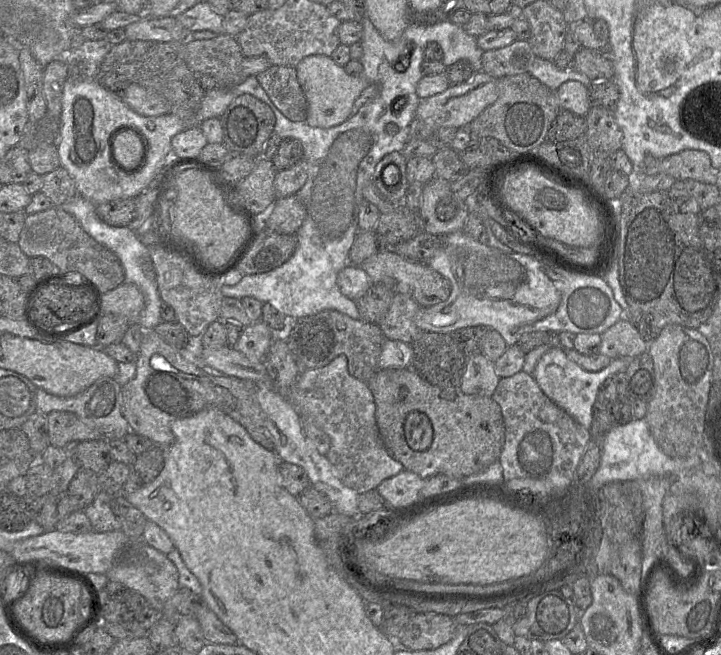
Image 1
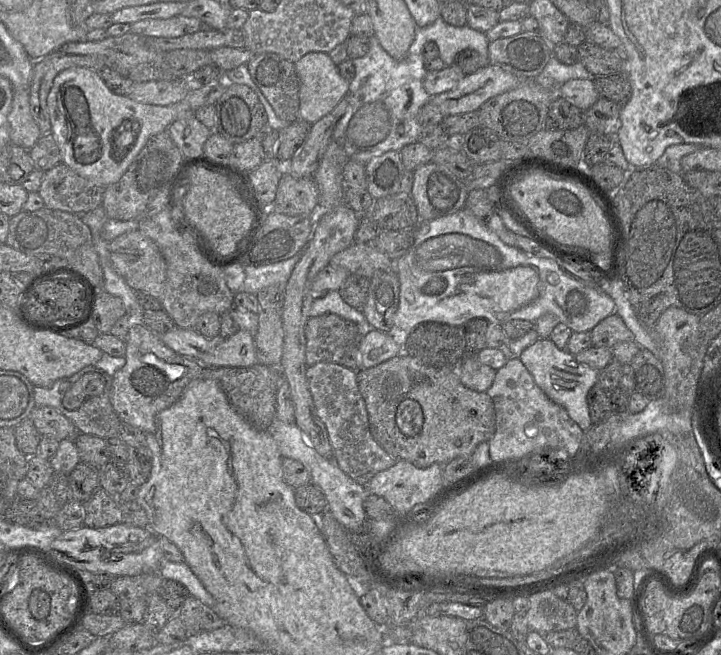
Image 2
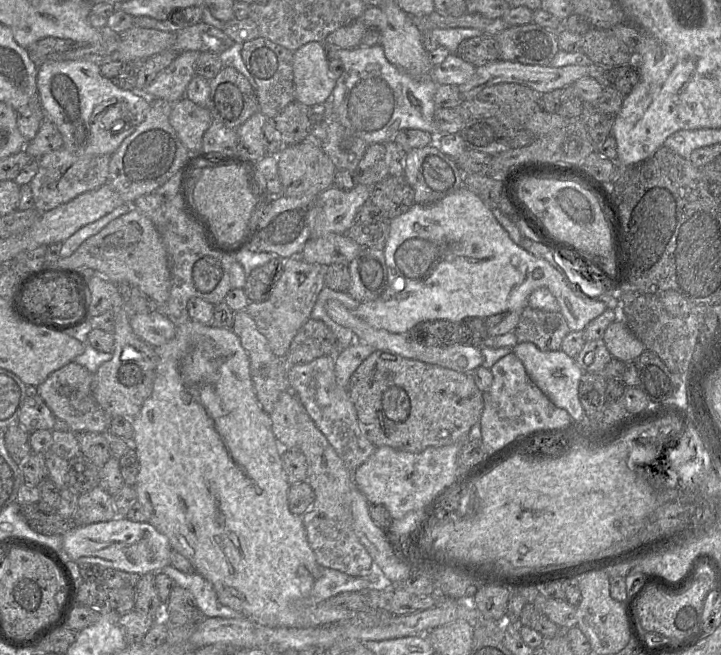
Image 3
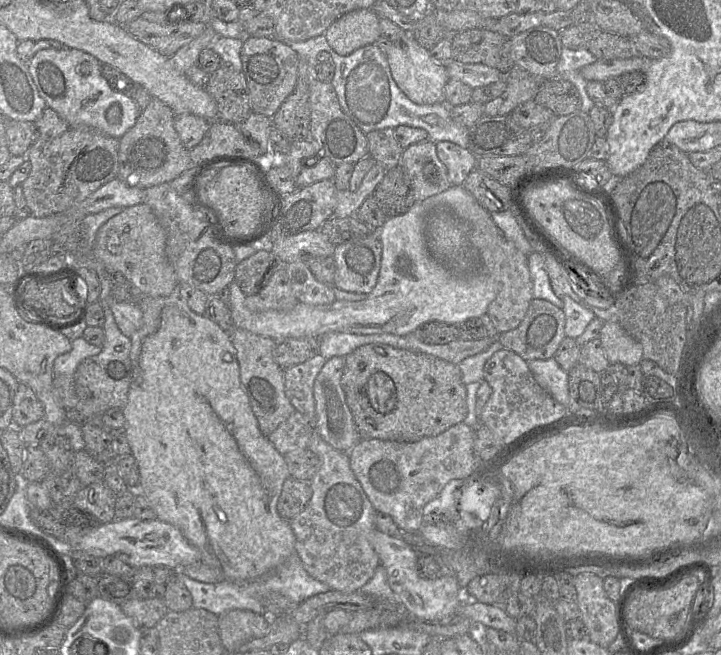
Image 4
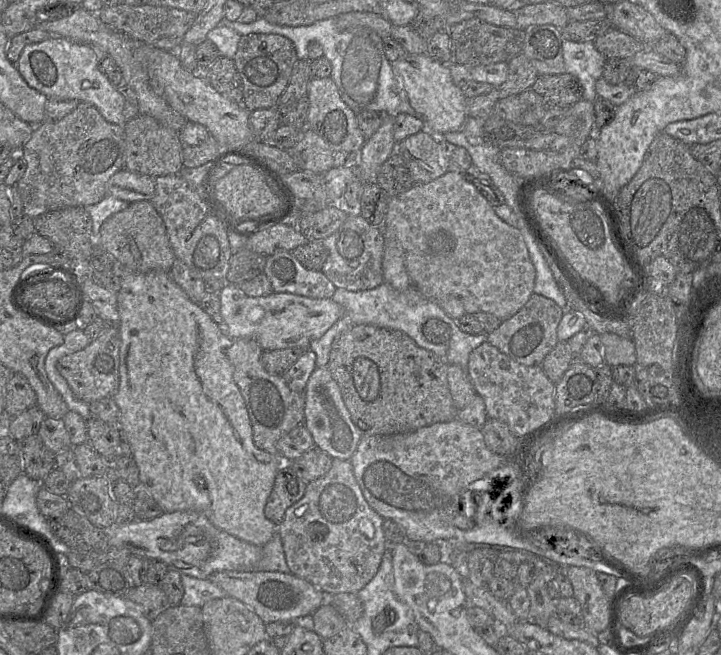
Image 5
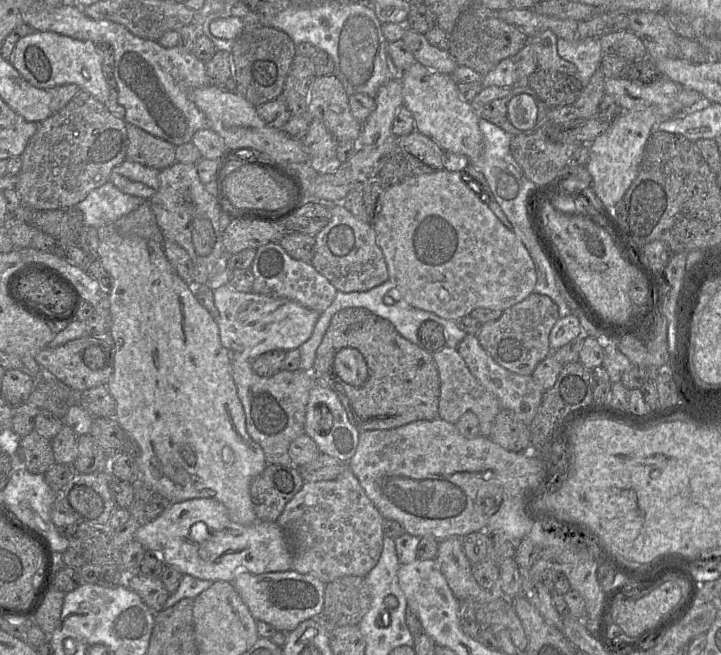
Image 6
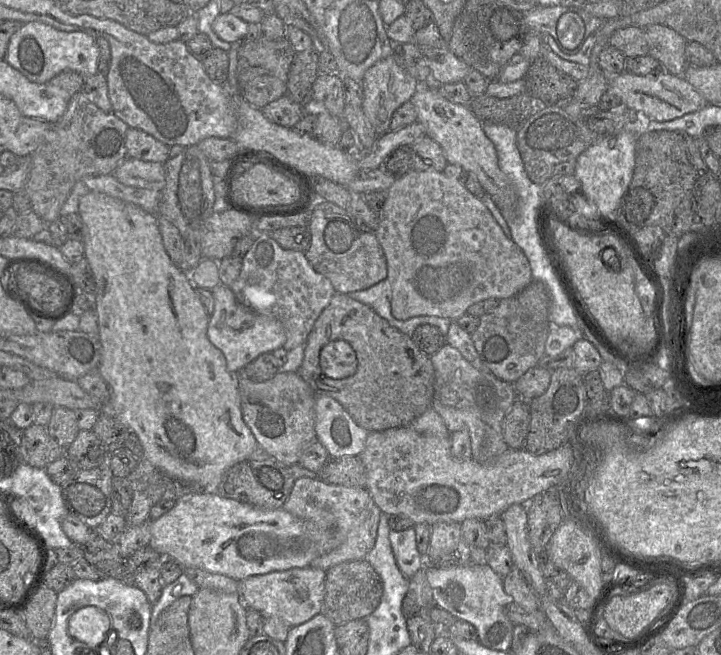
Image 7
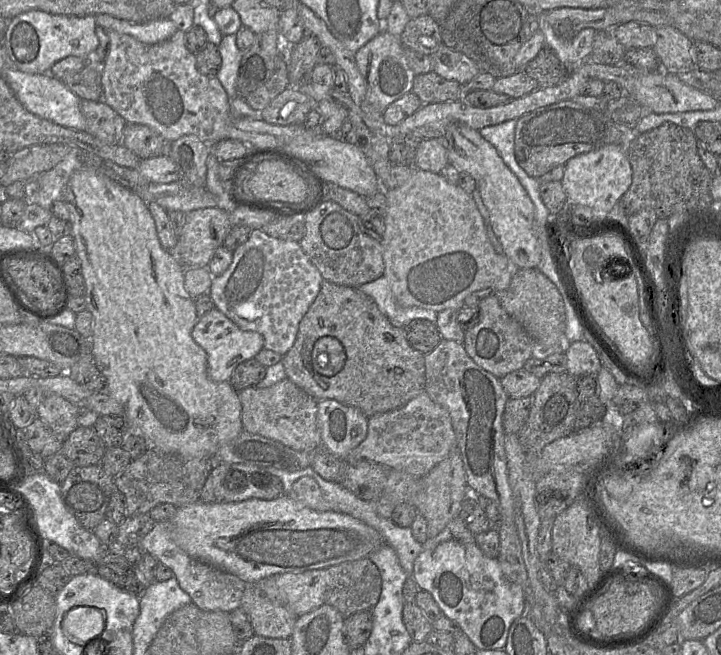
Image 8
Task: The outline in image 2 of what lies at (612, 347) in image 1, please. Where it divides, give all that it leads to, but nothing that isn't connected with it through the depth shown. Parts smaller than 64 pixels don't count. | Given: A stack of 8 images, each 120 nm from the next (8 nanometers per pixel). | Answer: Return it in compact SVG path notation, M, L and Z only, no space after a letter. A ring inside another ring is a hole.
M613 313L600 321L591 331L592 346L612 348L618 343L634 341L633 333L622 318Z

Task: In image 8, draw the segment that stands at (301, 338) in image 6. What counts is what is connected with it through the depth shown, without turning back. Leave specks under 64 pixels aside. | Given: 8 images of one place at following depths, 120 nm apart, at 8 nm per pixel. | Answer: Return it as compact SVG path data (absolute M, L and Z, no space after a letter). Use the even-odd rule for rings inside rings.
M216 307L198 319L191 335L207 353L207 372L214 382L229 381L240 363L254 358L264 348L264 338L260 333L240 329Z

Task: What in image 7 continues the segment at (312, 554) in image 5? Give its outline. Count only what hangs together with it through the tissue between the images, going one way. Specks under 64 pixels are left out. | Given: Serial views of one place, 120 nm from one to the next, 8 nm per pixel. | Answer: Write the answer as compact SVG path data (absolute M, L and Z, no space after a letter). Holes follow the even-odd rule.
M310 477L295 480L282 508L300 519L313 521L322 528L331 528L338 533L338 546L310 564L310 567L324 571L342 562L364 560L375 545L382 513L366 488L334 485Z

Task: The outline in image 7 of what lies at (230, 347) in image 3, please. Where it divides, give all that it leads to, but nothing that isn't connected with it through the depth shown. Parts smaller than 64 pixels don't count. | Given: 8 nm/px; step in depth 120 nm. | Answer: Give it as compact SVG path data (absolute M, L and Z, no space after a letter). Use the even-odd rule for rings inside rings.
M89 192L83 195L79 199L78 214L83 223L84 258L90 264L95 281L92 306L98 315L98 337L102 346L98 371L110 388L109 406L103 411L111 413L128 432L137 436L143 447L143 458L155 467L175 479L195 484L204 491L217 492L227 470L239 462L251 459L256 449L260 447L242 418L241 399L235 375L228 371L223 353L210 342L207 336L210 316L195 292L196 286L191 282L188 272L174 264L165 251L156 214L148 213L135 204L100 192Z

